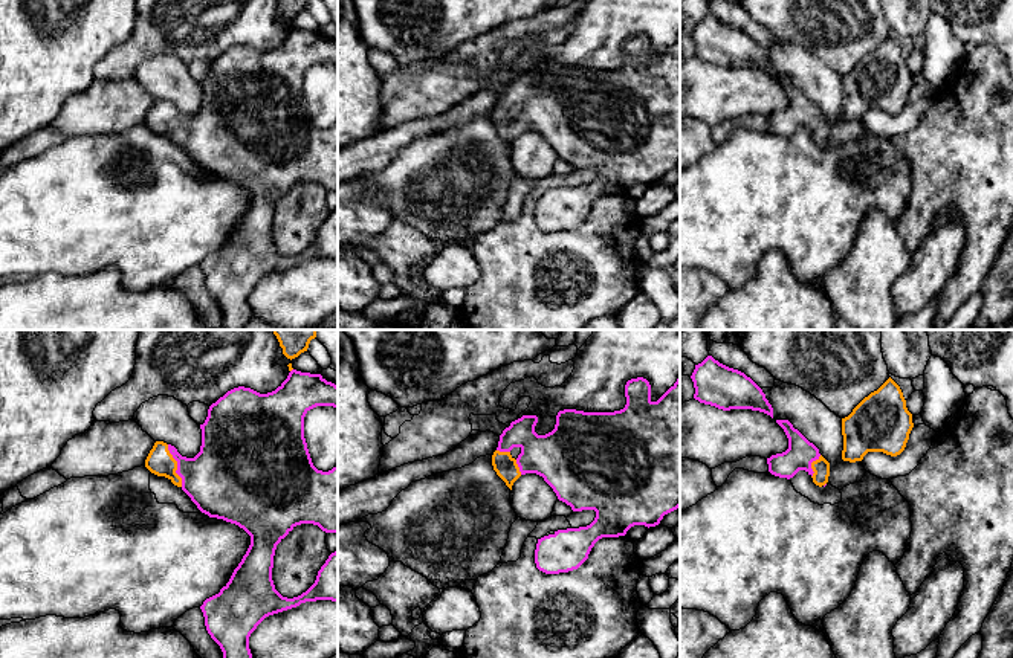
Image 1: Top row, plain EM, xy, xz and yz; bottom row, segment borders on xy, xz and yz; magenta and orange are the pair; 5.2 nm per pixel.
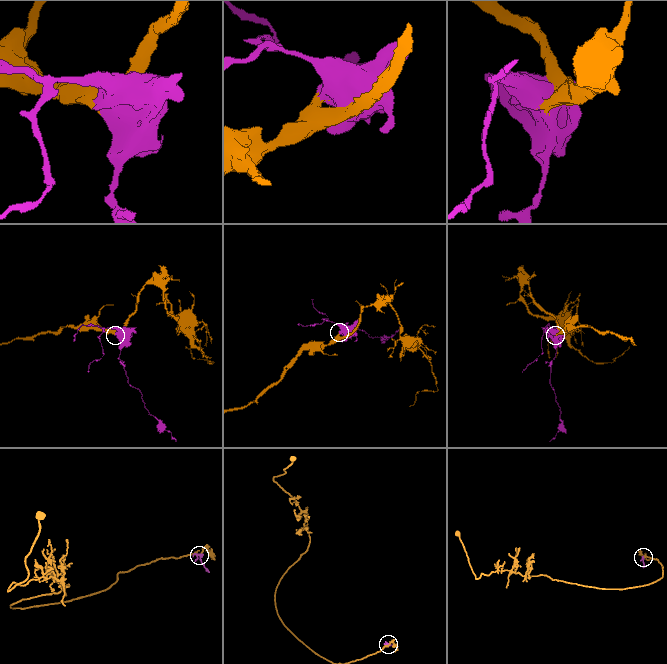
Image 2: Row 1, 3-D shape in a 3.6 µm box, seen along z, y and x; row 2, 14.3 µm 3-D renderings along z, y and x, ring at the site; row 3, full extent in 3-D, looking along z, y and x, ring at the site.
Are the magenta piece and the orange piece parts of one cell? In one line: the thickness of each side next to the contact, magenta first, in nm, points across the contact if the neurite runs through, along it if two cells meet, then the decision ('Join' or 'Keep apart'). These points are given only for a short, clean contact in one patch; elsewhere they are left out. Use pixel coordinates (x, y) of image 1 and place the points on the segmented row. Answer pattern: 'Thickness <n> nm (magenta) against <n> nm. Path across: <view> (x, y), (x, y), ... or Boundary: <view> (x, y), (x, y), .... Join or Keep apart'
Thickness 380 nm (magenta) against 140 nm. Join

